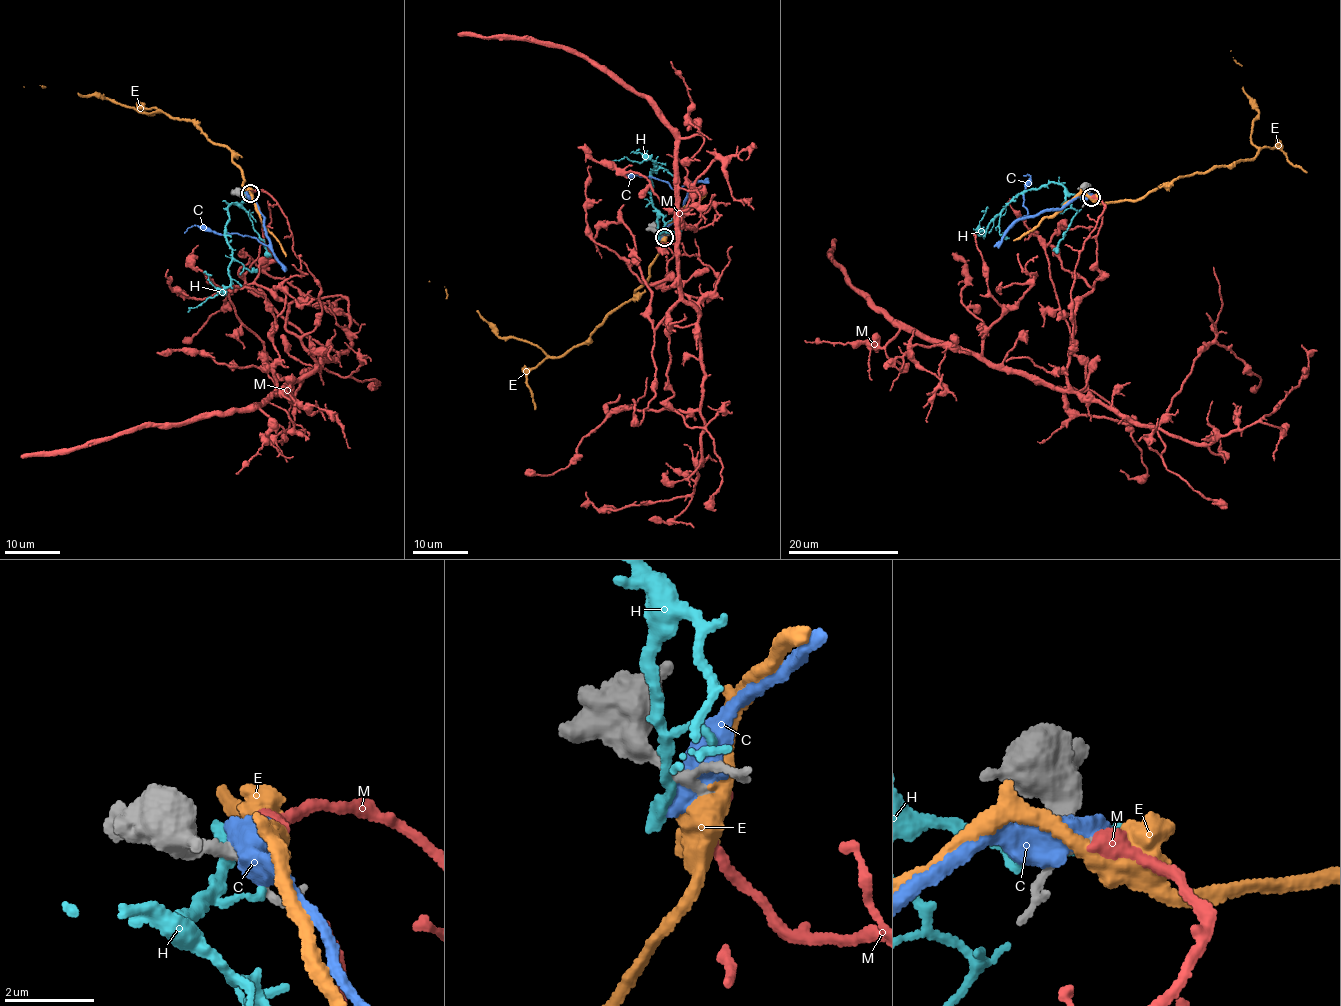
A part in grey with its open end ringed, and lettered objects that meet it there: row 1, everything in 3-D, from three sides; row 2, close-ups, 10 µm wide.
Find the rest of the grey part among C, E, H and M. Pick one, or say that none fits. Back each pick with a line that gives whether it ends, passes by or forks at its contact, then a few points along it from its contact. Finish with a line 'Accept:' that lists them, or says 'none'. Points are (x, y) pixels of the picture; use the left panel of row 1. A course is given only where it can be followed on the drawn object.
M: it ends | via (250, 194), (269, 193), (320, 287), (317, 325), (301, 338), (315, 368), (254, 410), (21, 457)
Accept: M

